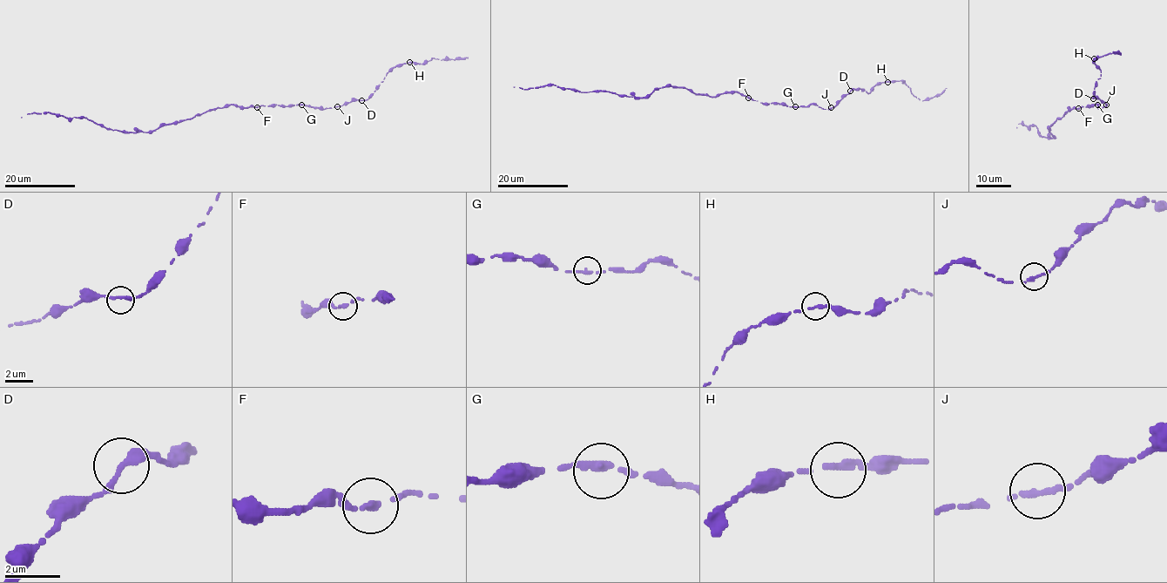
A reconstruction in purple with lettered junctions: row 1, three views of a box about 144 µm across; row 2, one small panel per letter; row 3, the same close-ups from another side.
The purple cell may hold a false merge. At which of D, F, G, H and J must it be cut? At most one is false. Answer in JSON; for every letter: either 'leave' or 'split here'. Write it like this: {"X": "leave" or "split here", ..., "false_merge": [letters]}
{"D": "leave", "F": "leave", "G": "leave", "H": "leave", "J": "leave", "false_merge": []}

